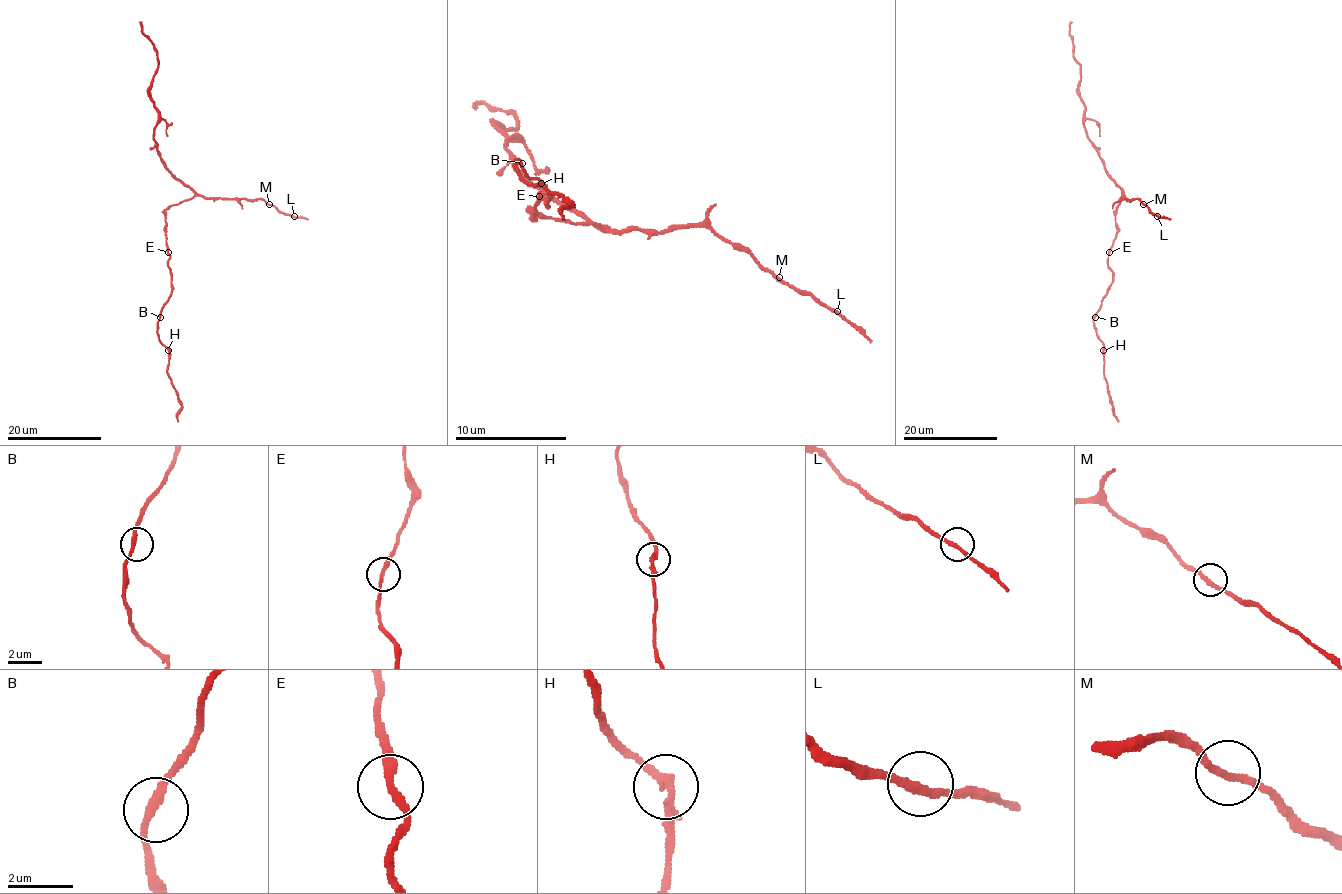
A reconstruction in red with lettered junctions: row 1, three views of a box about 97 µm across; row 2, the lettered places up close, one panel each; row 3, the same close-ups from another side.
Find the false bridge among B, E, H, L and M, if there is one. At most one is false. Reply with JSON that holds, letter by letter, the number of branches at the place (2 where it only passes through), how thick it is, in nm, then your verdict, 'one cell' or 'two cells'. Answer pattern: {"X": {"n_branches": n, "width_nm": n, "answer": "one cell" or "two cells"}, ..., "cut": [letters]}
{"B": {"n_branches": 2, "width_nm": 240, "answer": "one cell"}, "E": {"n_branches": 2, "width_nm": 240, "answer": "one cell"}, "H": {"n_branches": 2, "width_nm": 260, "answer": "one cell"}, "L": {"n_branches": 2, "width_nm": 240, "answer": "one cell"}, "M": {"n_branches": 2, "width_nm": 240, "answer": "one cell"}, "cut": []}

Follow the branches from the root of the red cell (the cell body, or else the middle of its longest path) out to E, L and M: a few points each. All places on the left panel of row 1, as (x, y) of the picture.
E: (169, 209), (165, 211), (168, 252)
L: (169, 209), (183, 200), (204, 196), (262, 199), (294, 216)
M: (169, 209), (196, 196), (262, 199), (269, 204)

